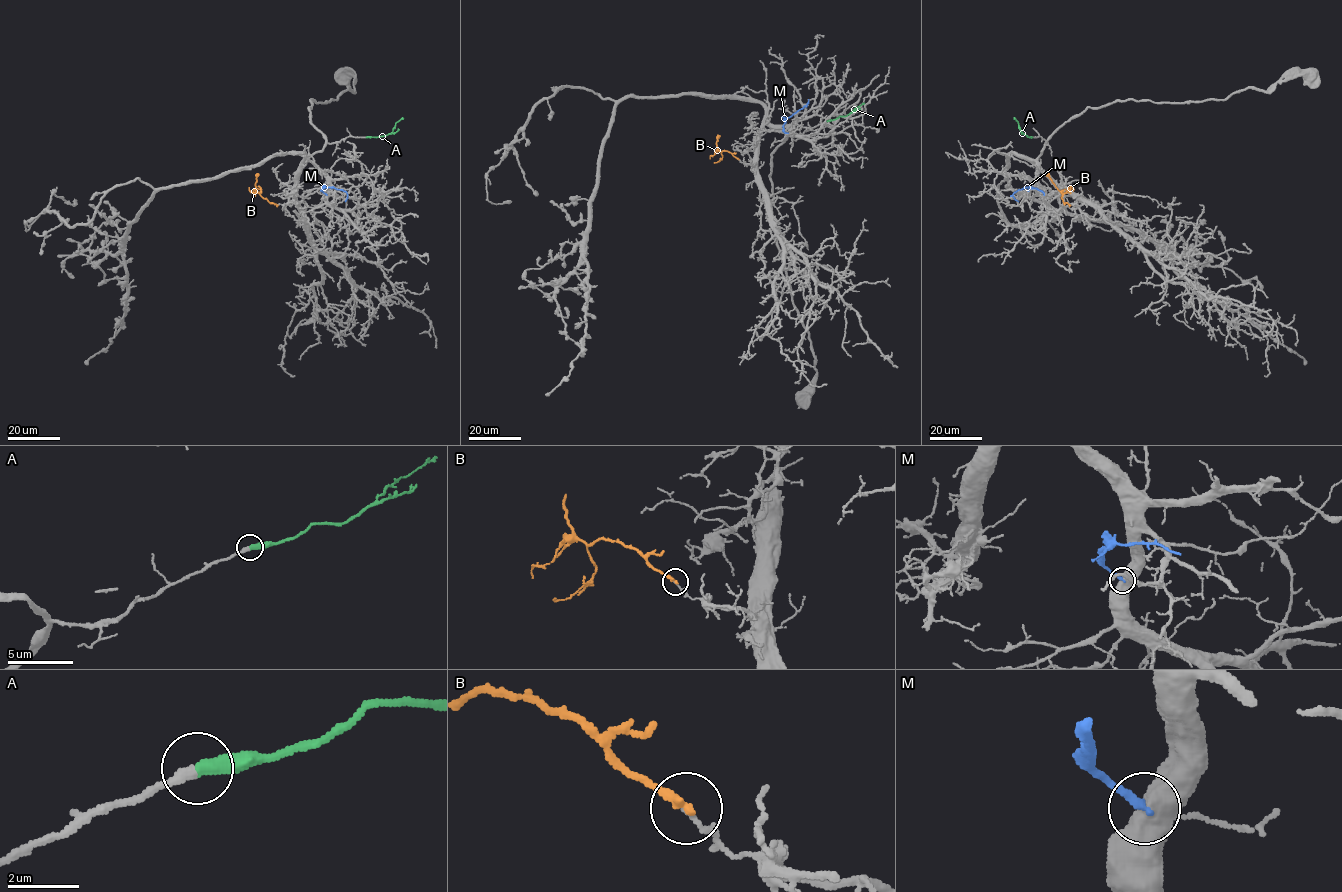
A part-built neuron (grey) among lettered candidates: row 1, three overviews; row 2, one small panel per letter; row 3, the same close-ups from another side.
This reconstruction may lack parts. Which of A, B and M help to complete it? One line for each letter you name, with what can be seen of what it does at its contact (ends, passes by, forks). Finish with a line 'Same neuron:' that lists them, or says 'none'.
A: it ends
Same neuron: A

